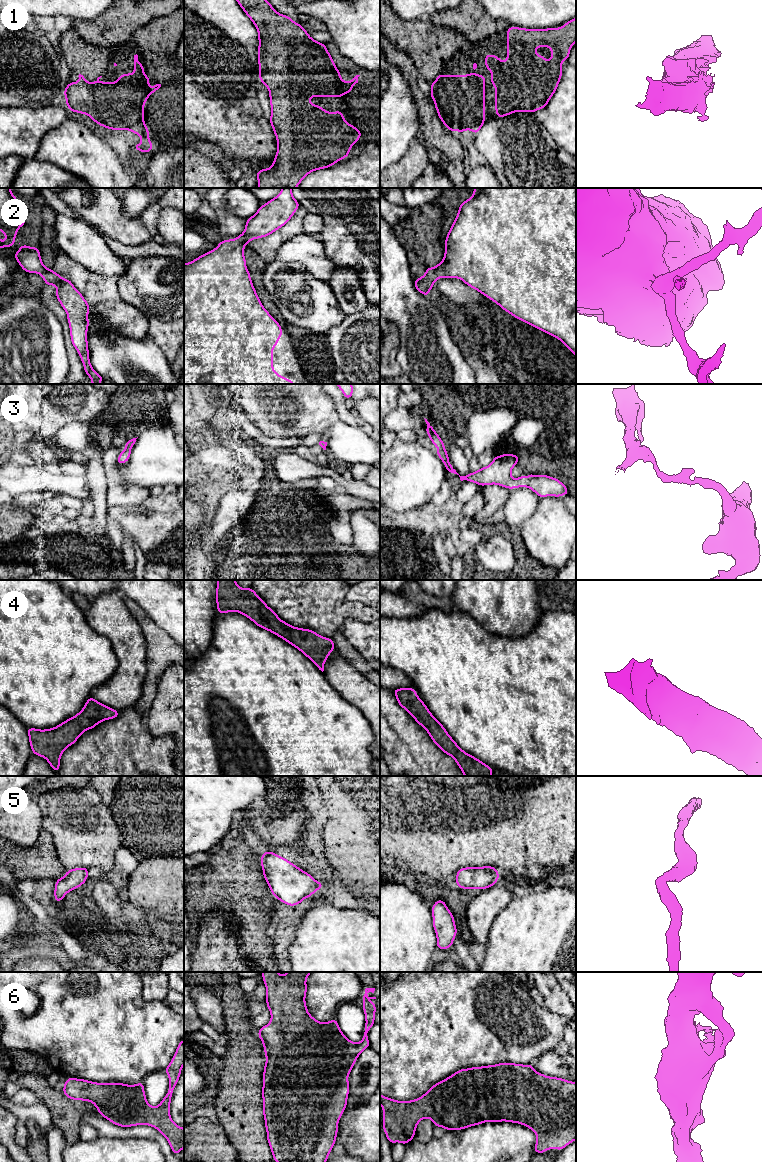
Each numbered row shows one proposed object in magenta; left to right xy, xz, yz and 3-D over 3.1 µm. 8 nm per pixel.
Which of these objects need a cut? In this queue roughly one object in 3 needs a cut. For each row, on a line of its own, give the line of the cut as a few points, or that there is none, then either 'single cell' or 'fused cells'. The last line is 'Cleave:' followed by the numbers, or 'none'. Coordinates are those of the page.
1: cut none; single cell
2: cut none; single cell
3: cut none; single cell
4: cut none; single cell
5: cut none; single cell
6: cut none; single cell
Cleave: none

